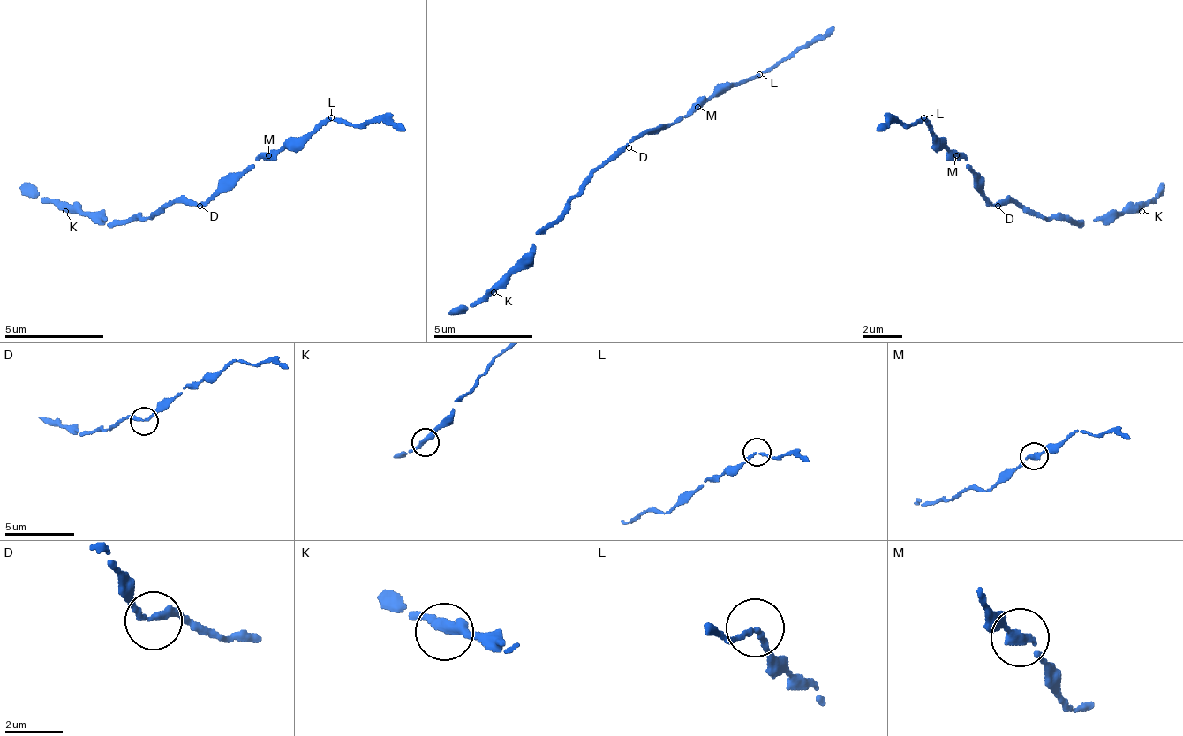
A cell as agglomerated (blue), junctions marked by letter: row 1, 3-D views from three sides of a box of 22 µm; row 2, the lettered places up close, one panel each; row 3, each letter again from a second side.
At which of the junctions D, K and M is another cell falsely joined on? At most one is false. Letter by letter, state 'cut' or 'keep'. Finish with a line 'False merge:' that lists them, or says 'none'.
D: keep
K: keep
M: keep
False merge: none

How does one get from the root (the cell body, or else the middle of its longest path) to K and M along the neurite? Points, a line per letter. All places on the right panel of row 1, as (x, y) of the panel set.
K: (992, 201), (1017, 201), (1042, 216), (1067, 216), (1077, 226), (1092, 221), (1111, 221), (1126, 211), (1141, 211)
M: (992, 201), (977, 186), (968, 161), (962, 156), (957, 156)

